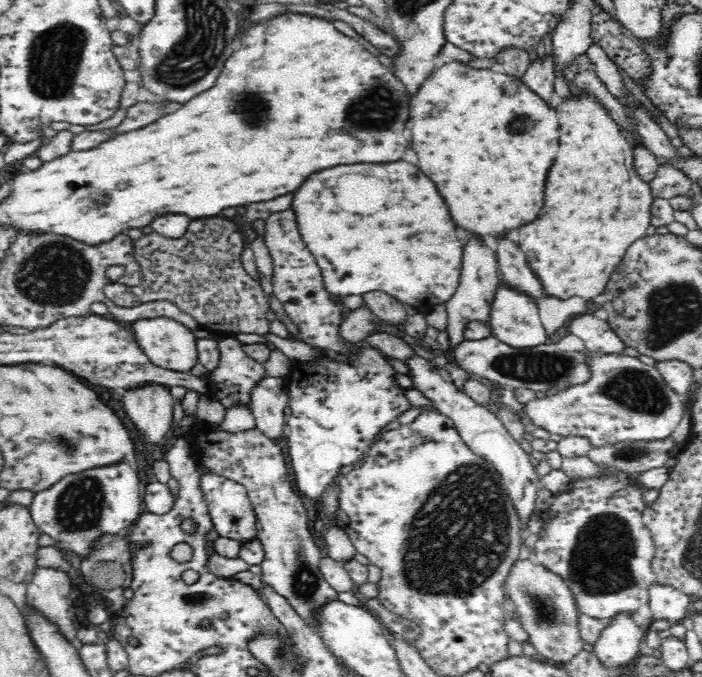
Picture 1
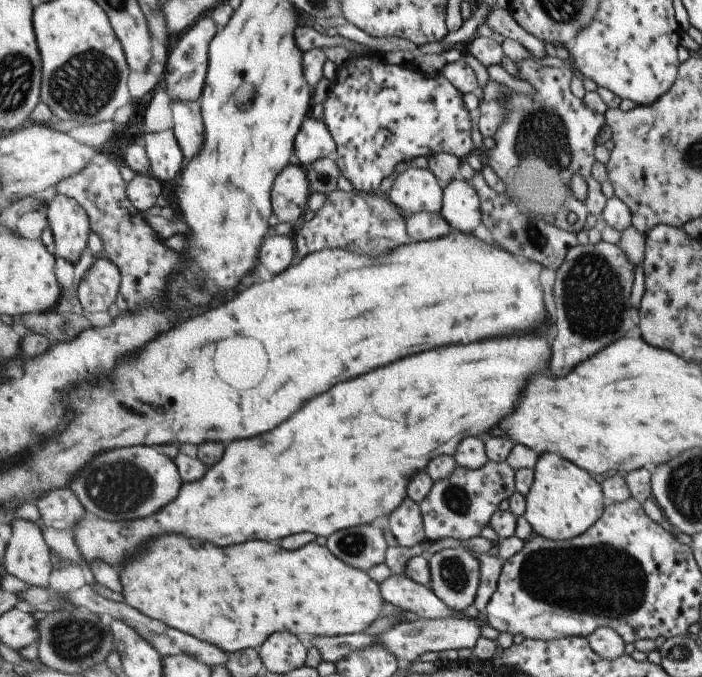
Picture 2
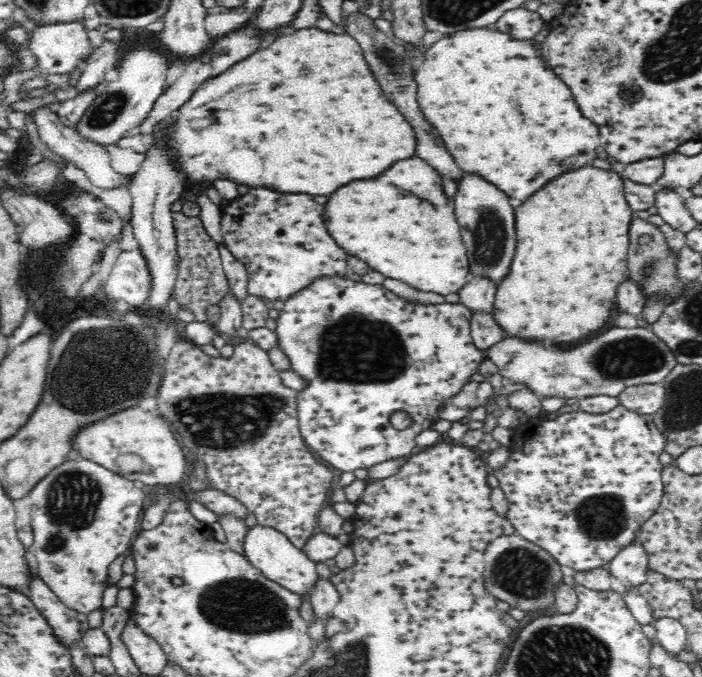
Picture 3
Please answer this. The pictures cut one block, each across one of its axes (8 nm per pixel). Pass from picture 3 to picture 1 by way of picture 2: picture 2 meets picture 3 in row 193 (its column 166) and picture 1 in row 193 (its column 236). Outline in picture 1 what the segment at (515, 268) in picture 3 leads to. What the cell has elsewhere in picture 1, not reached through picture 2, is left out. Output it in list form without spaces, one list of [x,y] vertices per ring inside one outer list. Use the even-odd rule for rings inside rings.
[[[580,94],[570,100],[562,100],[557,108],[560,121],[560,152],[554,162],[554,170],[550,170],[550,178],[546,184],[546,200],[544,210],[540,210],[538,218],[532,224],[540,226],[520,226],[518,230],[518,246],[526,257],[527,265],[534,270],[545,296],[568,300],[572,296],[589,302],[603,293],[608,284],[608,276],[622,262],[626,246],[630,246],[637,238],[646,235],[651,224],[650,207],[654,196],[649,183],[644,182],[632,168],[633,147],[626,141],[625,131],[611,116],[606,114],[595,98]]]

